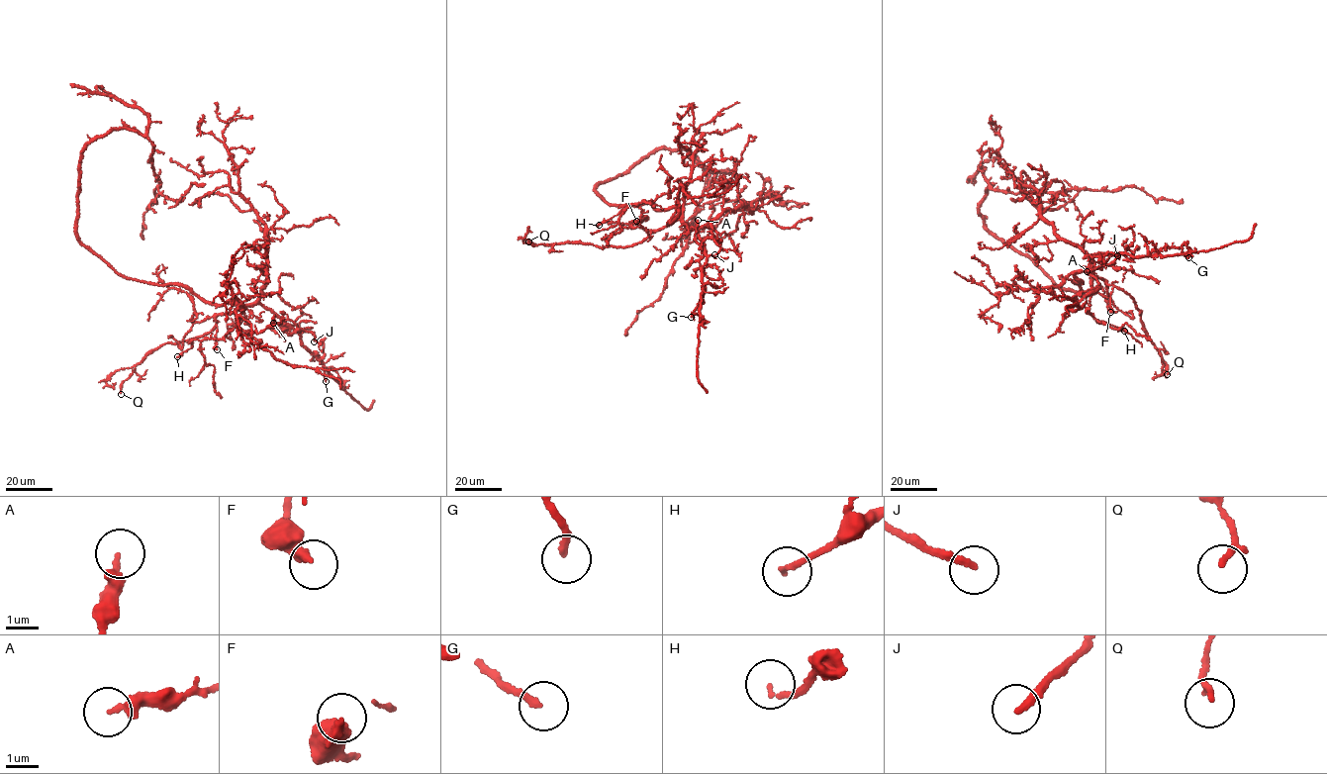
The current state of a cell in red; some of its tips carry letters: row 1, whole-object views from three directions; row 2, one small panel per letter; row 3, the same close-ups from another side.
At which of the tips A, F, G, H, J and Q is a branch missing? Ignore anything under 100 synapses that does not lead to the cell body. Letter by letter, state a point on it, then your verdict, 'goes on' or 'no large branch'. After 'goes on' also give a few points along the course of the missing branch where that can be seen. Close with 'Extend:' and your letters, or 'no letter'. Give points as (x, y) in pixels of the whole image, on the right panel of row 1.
A: at (1087, 271); no large branch
F: at (1110, 312); no large branch
G: at (1188, 257); no large branch
H: at (1124, 331); no large branch
J: at (1117, 255); no large branch
Q: at (1167, 374); no large branch
Extend: no letter

